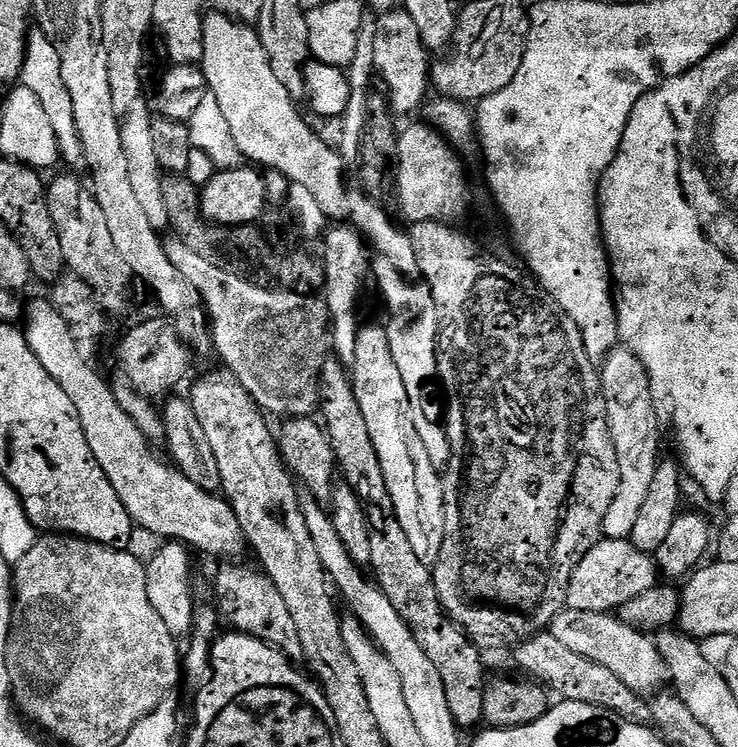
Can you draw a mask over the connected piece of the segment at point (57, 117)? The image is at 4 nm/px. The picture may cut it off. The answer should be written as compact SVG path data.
M32 30L28 33L28 45L19 83L35 94L43 109L46 110L51 127L57 134L60 160L72 167L69 169L83 169L85 167L84 151L82 150L82 142L78 138L78 125L74 123L74 102L70 102L70 90L66 90L66 82L62 82L62 62L58 58L58 50L54 50L50 38L46 38L44 32Z

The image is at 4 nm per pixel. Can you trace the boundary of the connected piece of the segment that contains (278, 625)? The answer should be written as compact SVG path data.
M226 562L216 574L214 592L219 615L228 618L235 631L265 640L272 647L277 647L289 661L300 662L304 659L302 642L291 617L288 601L283 589L274 586L267 575L257 567L250 567L240 562Z

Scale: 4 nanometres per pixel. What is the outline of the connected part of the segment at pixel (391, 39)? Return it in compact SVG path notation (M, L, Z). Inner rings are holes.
M403 10L385 12L377 22L377 38L374 55L375 75L385 84L388 103L393 113L403 118L411 112L419 113L430 92L430 53L418 34L414 18ZM429 59L429 60L428 60ZM388 87L388 88L387 88ZM425 95L425 96L424 96Z

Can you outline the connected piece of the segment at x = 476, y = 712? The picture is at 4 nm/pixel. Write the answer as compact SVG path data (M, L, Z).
M369 523L370 549L373 560L370 565L374 570L374 579L380 588L390 598L390 603L398 614L410 626L418 646L426 650L426 658L434 662L438 674L442 674L442 686L446 690L446 703L450 706L450 714L454 714L454 722L461 730L468 730L483 721L484 710L484 660L481 649L444 611L435 589L433 569L414 555L414 549L401 524Z

